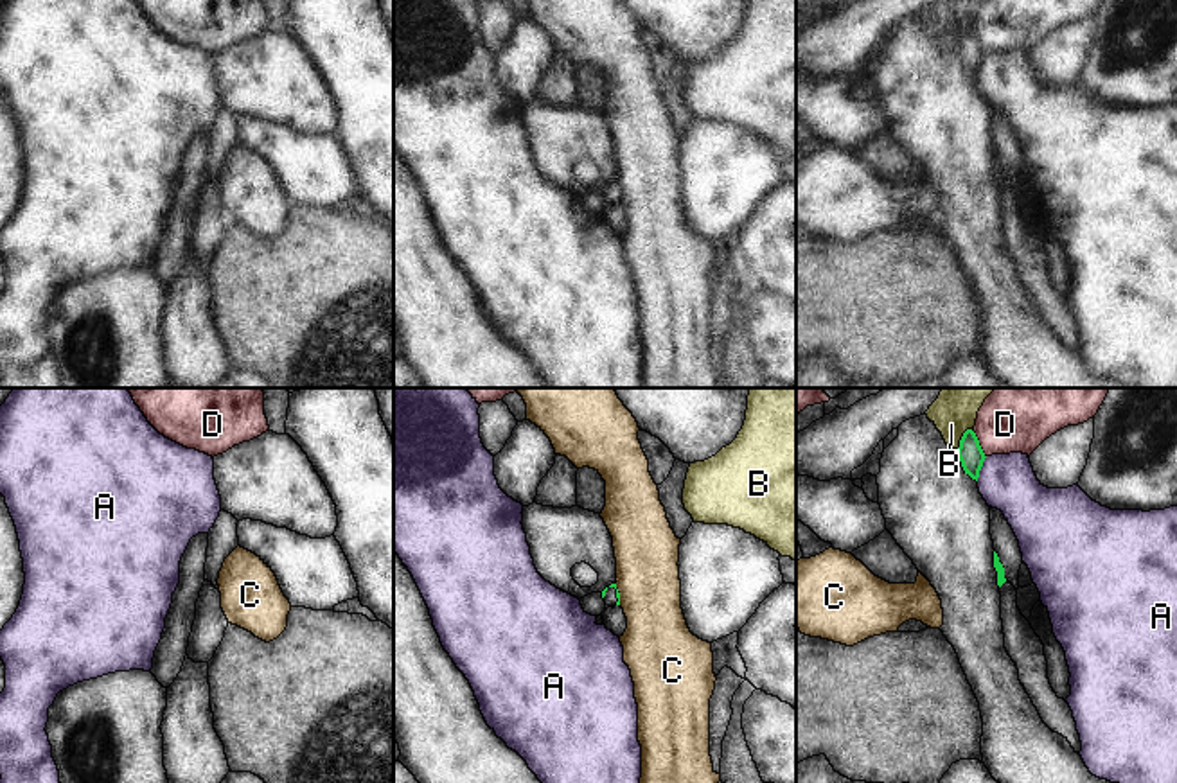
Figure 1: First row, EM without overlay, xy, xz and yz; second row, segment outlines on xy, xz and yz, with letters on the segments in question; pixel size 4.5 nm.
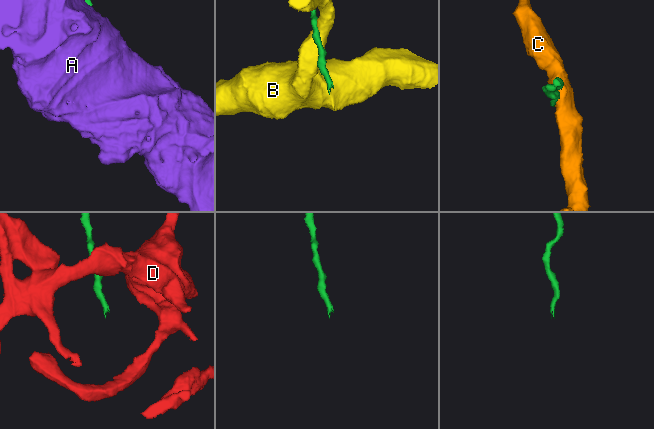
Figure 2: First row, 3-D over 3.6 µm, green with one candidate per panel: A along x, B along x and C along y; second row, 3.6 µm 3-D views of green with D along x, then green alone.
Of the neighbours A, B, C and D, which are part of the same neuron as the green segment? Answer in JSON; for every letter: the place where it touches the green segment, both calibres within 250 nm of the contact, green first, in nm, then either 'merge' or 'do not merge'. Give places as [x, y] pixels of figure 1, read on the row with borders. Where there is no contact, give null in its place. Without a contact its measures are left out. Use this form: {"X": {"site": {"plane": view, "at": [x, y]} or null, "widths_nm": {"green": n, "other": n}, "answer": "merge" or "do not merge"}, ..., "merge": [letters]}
{"A": {"site": {"plane": "yz", "at": [980, 469]}, "widths_nm": {"green": 120, "other": 260}, "answer": "do not merge"}, "B": {"site": {"plane": "yz", "at": [962, 439]}, "widths_nm": {"green": 120, "other": 200}, "answer": "do not merge"}, "C": {"site": {"plane": "xz", "at": [619, 593]}, "widths_nm": {"green": 20, "other": 280}, "answer": "do not merge"}, "D": {"site": {"plane": "yz", "at": [978, 444]}, "widths_nm": {"green": 120, "other": 320}, "answer": "do not merge"}, "merge": []}

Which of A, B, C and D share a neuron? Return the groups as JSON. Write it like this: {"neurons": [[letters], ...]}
{"neurons": [["A"], ["B"], ["C"], ["D"]]}

